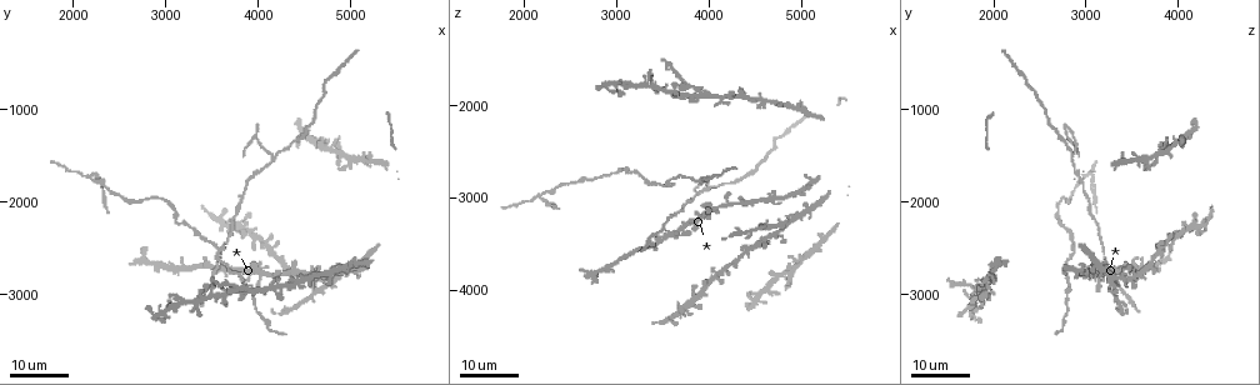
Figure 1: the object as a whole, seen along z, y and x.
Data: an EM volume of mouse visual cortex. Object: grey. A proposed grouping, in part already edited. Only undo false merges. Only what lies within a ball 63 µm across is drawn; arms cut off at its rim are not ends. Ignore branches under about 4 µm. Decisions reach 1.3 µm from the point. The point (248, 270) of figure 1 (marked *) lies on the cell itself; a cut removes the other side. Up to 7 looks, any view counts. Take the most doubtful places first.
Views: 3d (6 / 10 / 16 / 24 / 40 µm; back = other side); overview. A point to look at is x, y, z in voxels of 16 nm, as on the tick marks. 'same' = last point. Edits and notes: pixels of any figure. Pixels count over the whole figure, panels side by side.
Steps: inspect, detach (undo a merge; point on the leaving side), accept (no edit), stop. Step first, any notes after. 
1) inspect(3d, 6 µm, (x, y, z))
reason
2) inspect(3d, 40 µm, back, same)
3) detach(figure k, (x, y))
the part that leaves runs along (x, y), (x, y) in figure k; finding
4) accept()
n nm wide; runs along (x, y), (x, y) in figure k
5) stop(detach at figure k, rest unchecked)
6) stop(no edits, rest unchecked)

inspect(3d, 24 µm, (4150, 1500, 2850))
branch point

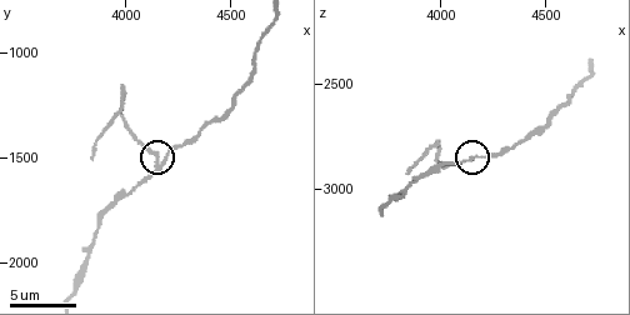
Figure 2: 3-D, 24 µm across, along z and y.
inspect(3d, 10 µm, same)

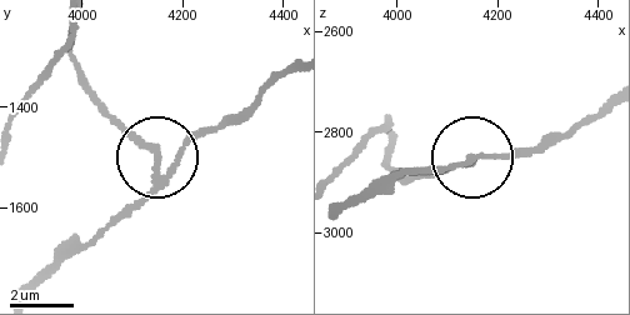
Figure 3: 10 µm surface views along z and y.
detach(figure 3, (126, 131))
3 arms; two cells meet here

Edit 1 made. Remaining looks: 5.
inspect(overview)

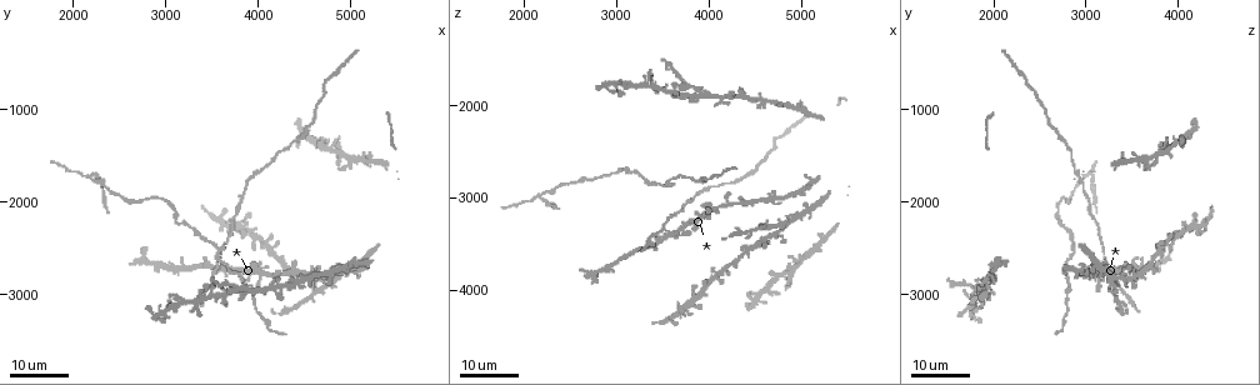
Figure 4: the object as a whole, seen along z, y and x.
inspect(3d, 24 µm, (2150, 1750, 3000))
three arms meet

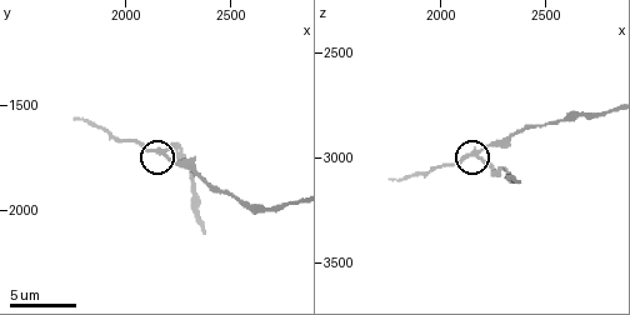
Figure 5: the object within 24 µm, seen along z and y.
inspect(3d, 6 µm, (2180, 1730, 3000))

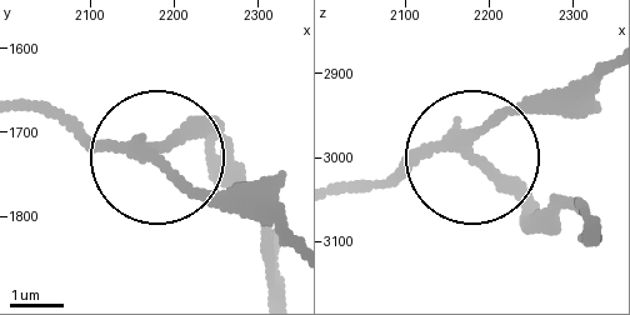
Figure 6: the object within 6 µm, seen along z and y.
detach(figure 6, (195, 116))
side arm 8 µm; two cells meet here

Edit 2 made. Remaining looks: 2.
inspect(3d, 10 µm, (3880, 1770, 2950))
calibre changes

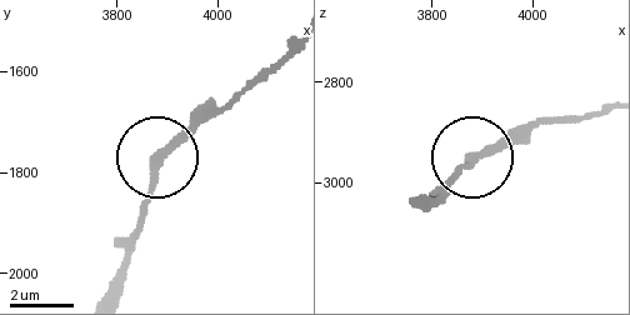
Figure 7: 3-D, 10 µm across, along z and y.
accept()
240 nm wide; runs along (413, 209), (499, 146), (529, 139) in figure 7; all the same cell

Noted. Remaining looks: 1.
stop(detach at figure 3, detach at figure 6, rest unchecked)

